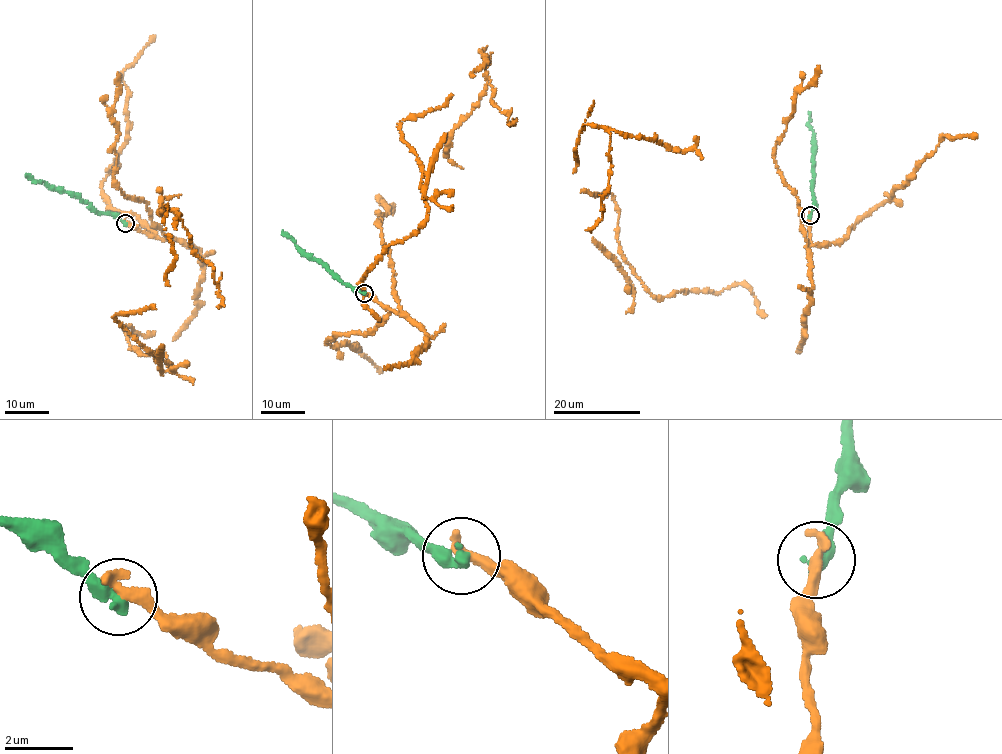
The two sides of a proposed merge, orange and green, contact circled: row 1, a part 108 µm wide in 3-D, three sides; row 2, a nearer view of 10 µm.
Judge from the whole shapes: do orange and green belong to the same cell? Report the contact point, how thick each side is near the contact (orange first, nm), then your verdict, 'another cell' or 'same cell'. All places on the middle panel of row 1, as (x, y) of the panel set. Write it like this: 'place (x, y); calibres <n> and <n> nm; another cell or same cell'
place (364, 293); calibres 400 and 460 nm; same cell

